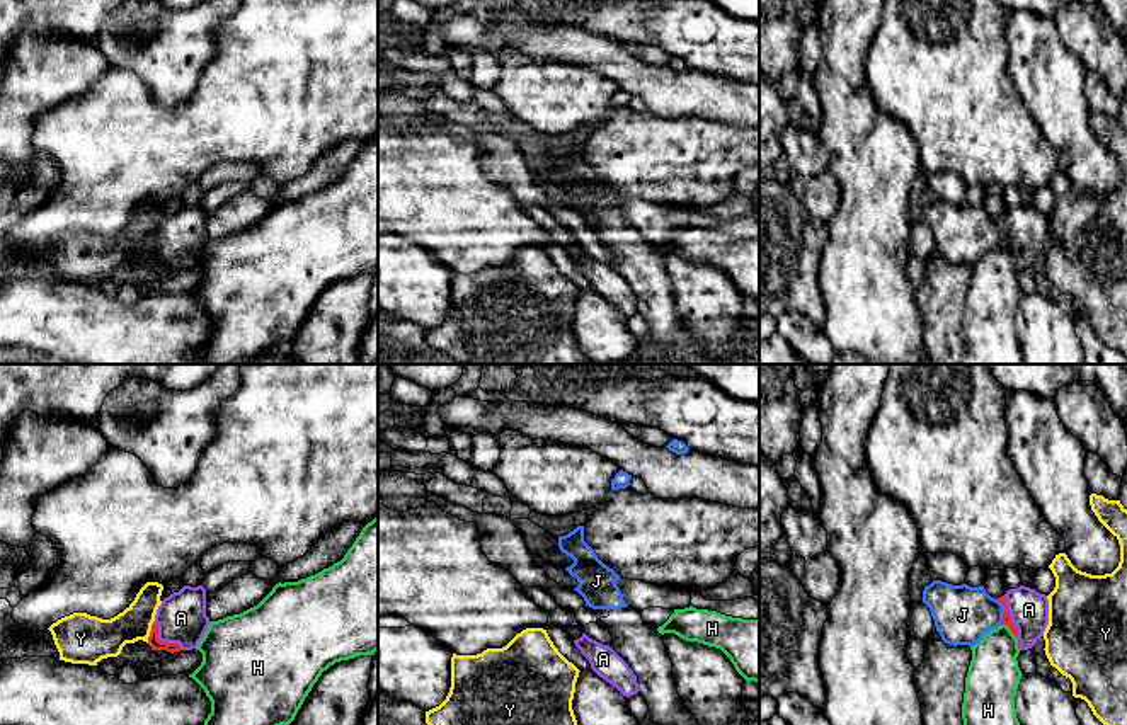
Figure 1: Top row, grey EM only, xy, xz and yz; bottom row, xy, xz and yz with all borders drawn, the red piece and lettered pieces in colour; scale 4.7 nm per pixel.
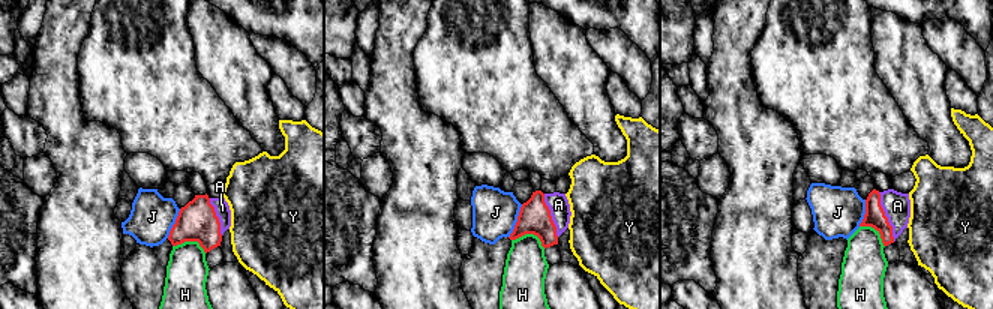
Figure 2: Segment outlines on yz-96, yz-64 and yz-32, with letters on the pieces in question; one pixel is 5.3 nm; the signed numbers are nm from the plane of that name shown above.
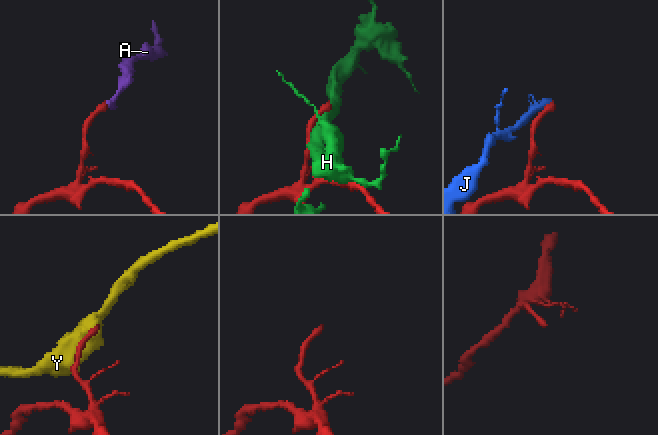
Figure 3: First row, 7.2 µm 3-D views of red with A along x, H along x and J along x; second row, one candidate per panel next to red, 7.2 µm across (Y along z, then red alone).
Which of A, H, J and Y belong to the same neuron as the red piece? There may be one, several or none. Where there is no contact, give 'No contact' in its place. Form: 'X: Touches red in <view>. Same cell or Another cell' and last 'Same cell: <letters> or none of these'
A: Touches red in yz. Same cell
H: Touches red in yz. Another cell
J: Touches red in yz. Another cell
Y: Touches red in xy. Another cell
Same cell: A

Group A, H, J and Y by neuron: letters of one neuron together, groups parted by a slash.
A / H / J / Y

